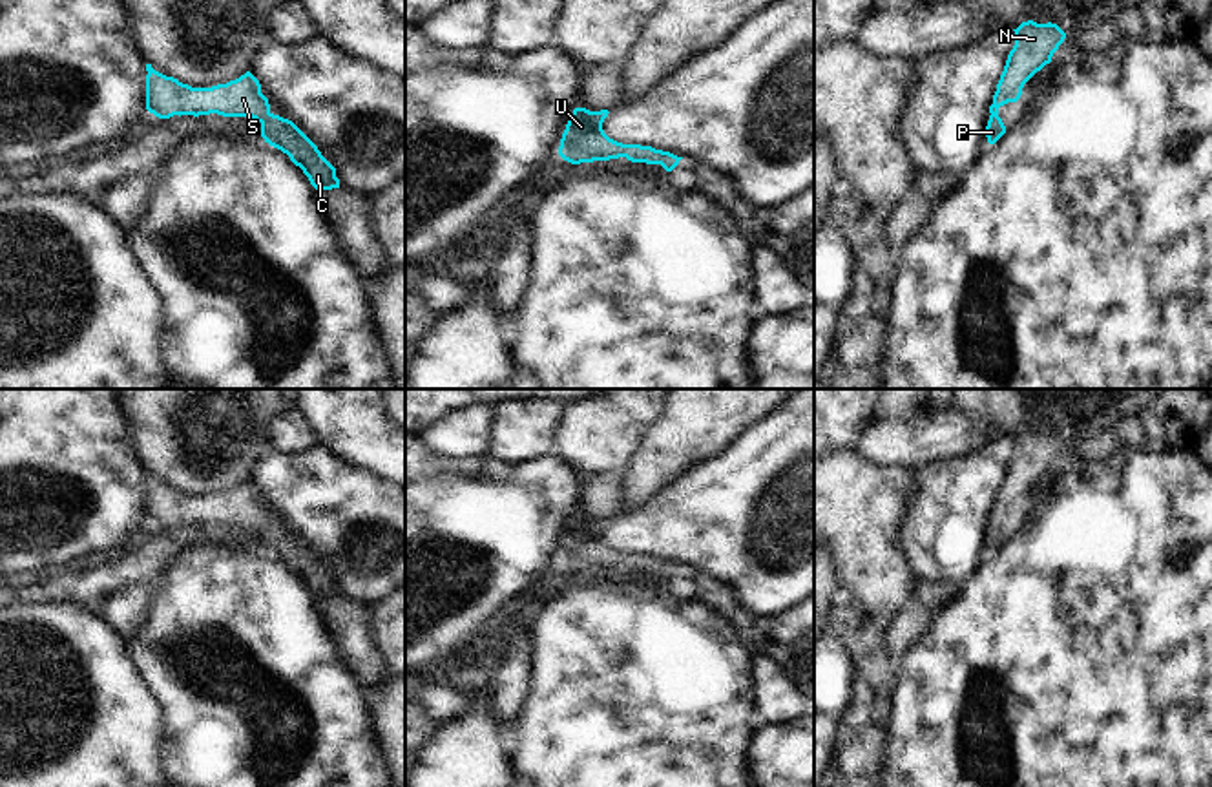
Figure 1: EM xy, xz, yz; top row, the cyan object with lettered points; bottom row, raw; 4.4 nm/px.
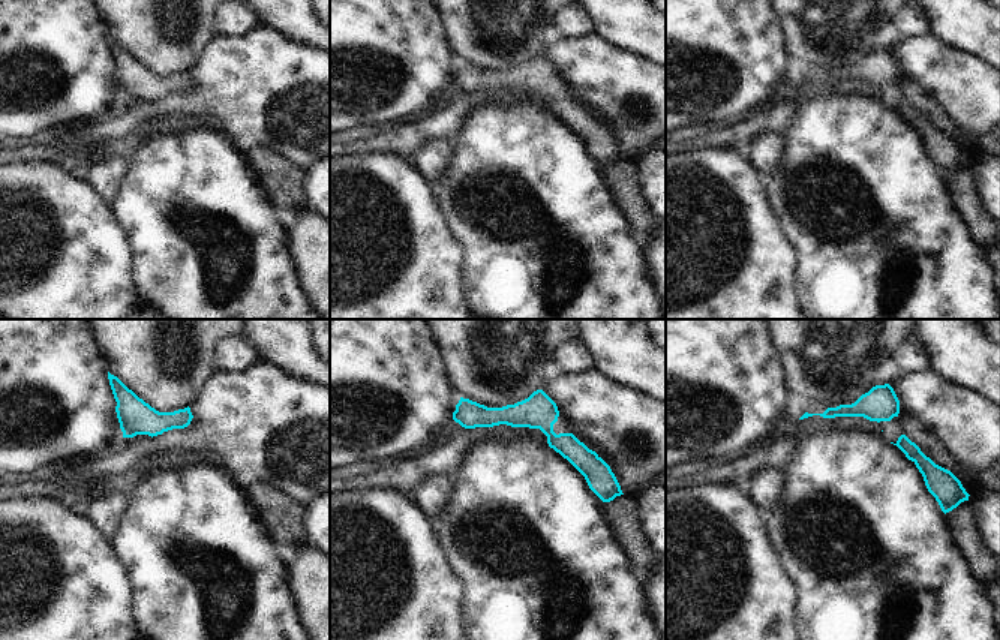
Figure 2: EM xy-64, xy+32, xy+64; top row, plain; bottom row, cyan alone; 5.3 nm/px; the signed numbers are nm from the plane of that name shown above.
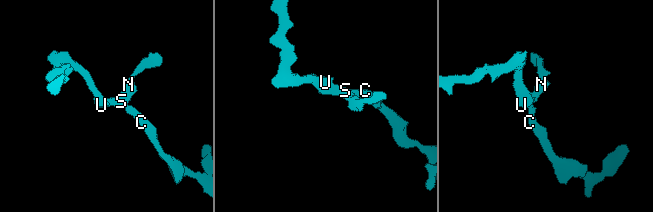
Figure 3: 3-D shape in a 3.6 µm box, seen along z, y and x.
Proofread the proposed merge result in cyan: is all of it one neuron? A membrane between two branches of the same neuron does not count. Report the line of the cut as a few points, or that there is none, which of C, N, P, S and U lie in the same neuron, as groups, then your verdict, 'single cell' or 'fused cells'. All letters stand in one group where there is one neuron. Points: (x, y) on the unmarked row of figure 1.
no cut; C N P S U; single cell

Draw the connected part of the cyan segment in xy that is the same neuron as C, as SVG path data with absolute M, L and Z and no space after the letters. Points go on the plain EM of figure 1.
M146 473L146 480L146 519L155 526L210 522L252 526L261 533L265 551L287 562L318 601L340 597L336 577L292 530L270 520L268 508L261 502L261 493L250 480L212 497L192 497L155 480L152 473Z

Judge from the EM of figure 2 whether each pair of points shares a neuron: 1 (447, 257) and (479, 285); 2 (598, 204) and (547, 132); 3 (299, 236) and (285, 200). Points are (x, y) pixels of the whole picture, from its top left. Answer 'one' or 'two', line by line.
1: two
2: one
3: two

